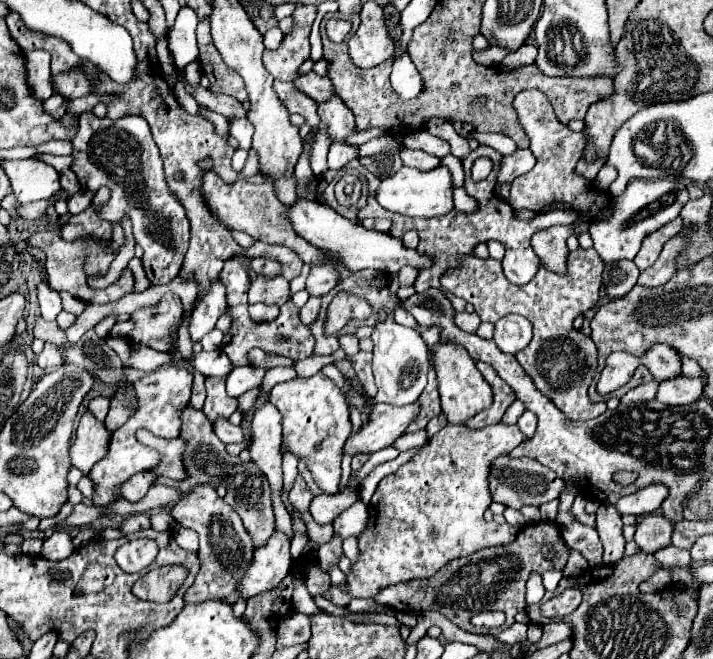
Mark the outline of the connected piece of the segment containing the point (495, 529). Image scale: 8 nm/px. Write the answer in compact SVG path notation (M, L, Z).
M503 422L477 430L447 424L441 432L437 432L419 454L415 454L407 464L403 464L395 474L385 476L379 482L369 502L369 524L359 536L361 558L357 564L353 564L353 574L347 576L349 590L345 592L339 588L329 588L327 598L339 606L347 606L351 598L373 598L391 584L411 578L431 578L453 558L469 556L487 546L513 542L517 536L517 528L509 524L485 522L483 512L491 504L487 488L487 472L491 460L495 460L495 456L499 454L509 454L521 440L523 434L519 426L507 426Z

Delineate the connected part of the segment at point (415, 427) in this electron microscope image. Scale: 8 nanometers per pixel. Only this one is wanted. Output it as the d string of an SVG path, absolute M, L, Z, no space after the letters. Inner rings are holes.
M429 350L429 376L427 376L427 386L423 390L423 394L419 396L418 400L421 404L421 410L417 418L408 426L406 433L414 433L420 429L426 428L428 422L442 412L439 395L439 384L437 384L437 372L433 366L433 352Z

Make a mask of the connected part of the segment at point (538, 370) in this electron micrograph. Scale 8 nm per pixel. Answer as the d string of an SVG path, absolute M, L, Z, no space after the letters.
M577 248L567 256L567 270L563 274L551 272L539 264L537 274L525 286L511 284L501 268L499 260L463 256L459 266L449 268L441 276L441 286L465 298L475 306L475 312L483 322L497 322L507 314L521 314L533 324L533 340L515 358L533 380L533 384L569 418L569 420L593 420L599 418L607 406L593 404L587 398L587 388L597 370L597 348L589 336L573 328L573 320L585 314L589 308L597 306L599 290L603 284L603 260L589 248Z

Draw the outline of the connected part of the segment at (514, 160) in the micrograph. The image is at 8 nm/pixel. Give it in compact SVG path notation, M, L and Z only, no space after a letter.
M517 150L515 154L505 156L497 182L511 182L513 178L527 174L535 166L535 162L537 162L537 158L531 150Z

